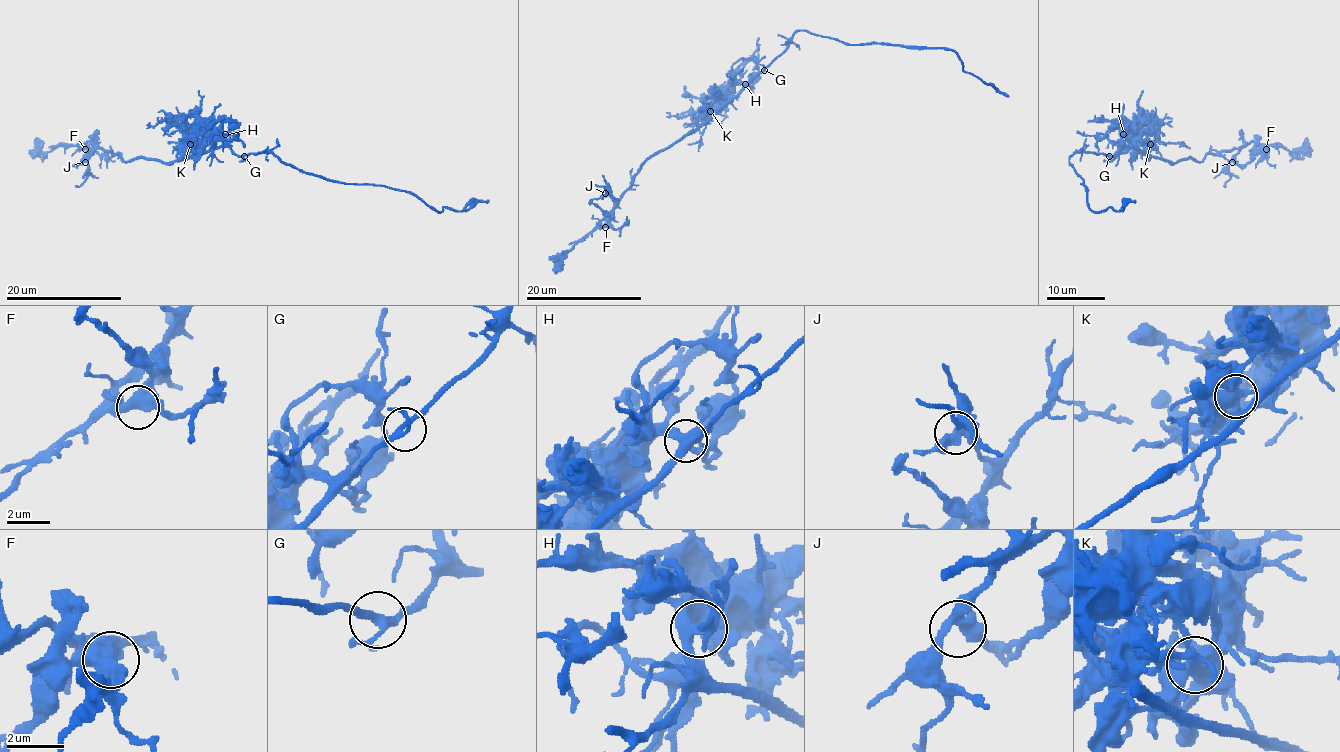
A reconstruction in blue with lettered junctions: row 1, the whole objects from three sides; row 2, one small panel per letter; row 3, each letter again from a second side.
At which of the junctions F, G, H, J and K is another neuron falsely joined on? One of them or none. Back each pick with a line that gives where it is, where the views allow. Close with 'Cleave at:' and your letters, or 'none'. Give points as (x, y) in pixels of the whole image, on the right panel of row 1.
K: at (1150, 144)
Cleave at: K

